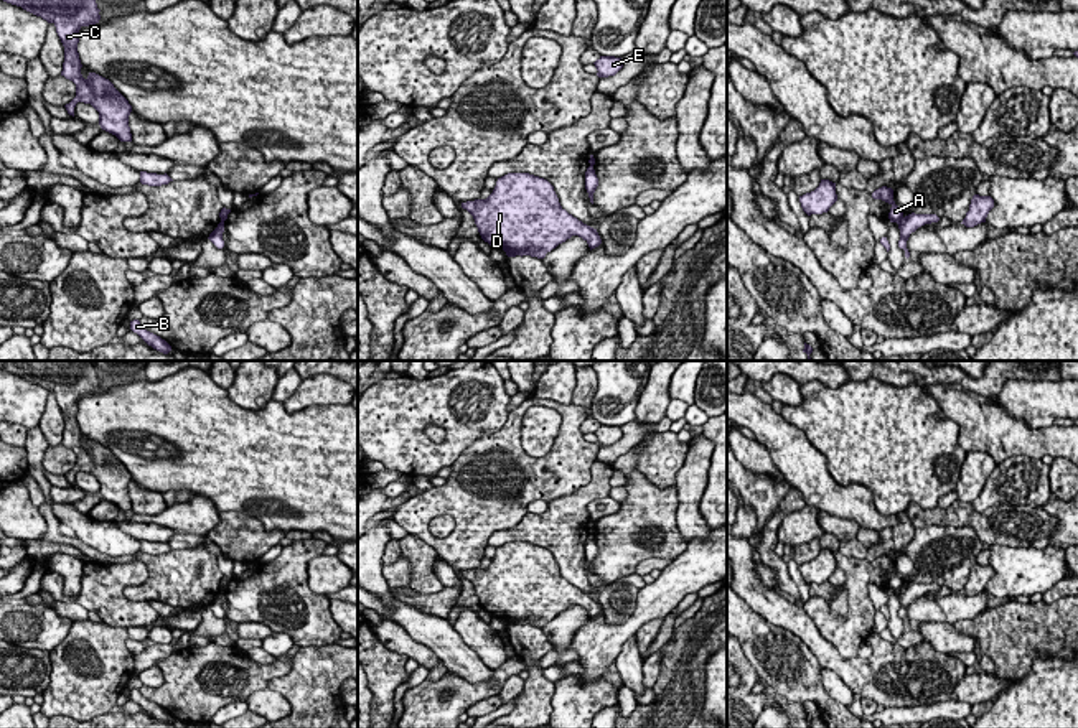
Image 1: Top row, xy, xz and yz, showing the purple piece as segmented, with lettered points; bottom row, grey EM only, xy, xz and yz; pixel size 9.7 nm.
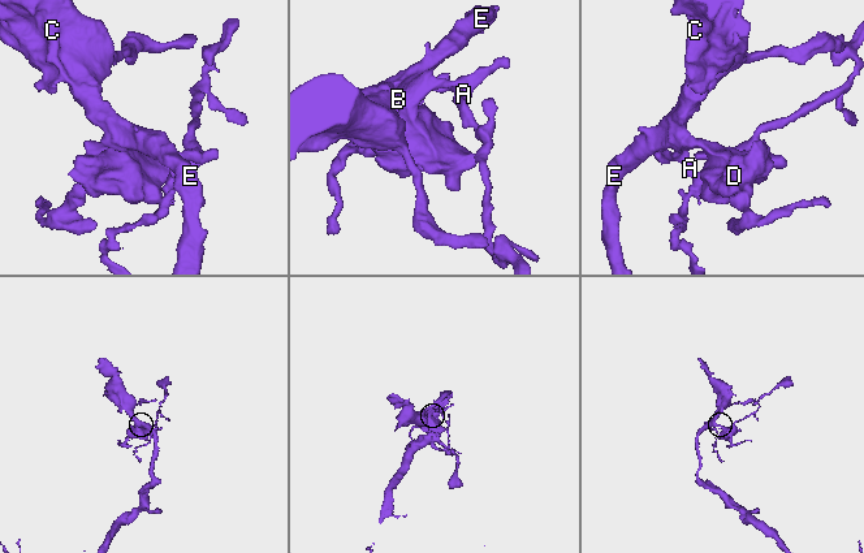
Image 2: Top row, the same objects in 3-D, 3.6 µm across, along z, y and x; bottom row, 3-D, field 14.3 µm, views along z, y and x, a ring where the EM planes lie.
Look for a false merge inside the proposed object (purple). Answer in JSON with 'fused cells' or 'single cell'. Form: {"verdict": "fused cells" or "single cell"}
{"verdict": "fused cells"}

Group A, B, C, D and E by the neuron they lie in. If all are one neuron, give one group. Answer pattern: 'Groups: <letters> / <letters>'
Groups: A C D E / B

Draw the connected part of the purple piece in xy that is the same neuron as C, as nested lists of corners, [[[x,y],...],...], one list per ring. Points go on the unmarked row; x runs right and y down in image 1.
[[[3,361],[2,369],[21,376],[56,395],[64,415],[61,445],[76,453],[76,466],[64,474],[68,483],[74,486],[77,471],[91,473],[99,481],[102,499],[115,504],[120,511],[132,511],[129,496],[132,474],[129,469],[109,448],[96,441],[89,441],[84,448],[81,443],[79,399],[101,389],[101,379],[92,361]]]

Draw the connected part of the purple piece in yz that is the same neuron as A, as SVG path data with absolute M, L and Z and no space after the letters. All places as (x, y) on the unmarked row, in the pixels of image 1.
M882 555L882 557L879 557L872 562L872 567L874 568L882 568L882 570L885 570L892 575L890 581L888 581L890 591L898 593L903 588L902 578L893 570L893 558L892 557Z

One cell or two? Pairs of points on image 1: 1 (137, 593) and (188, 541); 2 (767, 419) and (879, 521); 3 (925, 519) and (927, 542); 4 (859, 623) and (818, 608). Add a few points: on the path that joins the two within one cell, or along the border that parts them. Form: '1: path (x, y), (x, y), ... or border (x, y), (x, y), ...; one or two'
1: border (173, 549), (205, 547), (216, 557); two
2: path (790, 448), (839, 501), (849, 501); one
3: border (956, 526), (922, 526), (917, 529); two
4: path (849, 623), (833, 623), (828, 618); one

